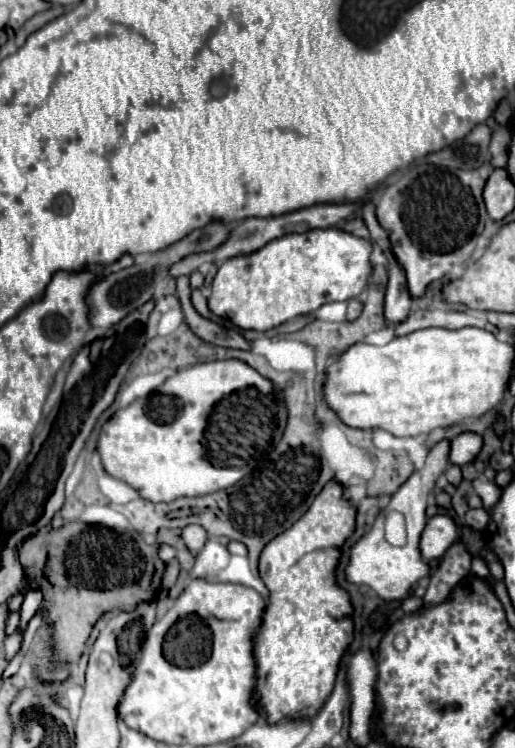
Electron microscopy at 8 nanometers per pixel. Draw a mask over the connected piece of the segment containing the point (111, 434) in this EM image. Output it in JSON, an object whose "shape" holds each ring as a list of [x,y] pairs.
{"shape":[[[215,360],[179,370],[167,378],[157,392],[119,408],[105,422],[105,430],[97,440],[103,470],[109,476],[129,484],[141,498],[151,502],[171,502],[183,496],[205,496],[233,486],[251,470],[249,466],[241,466],[241,470],[237,470],[237,466],[225,466],[225,462],[209,450],[205,430],[209,430],[213,410],[217,410],[229,394],[241,394],[241,390],[273,394],[275,388],[267,378],[241,360]]]}

